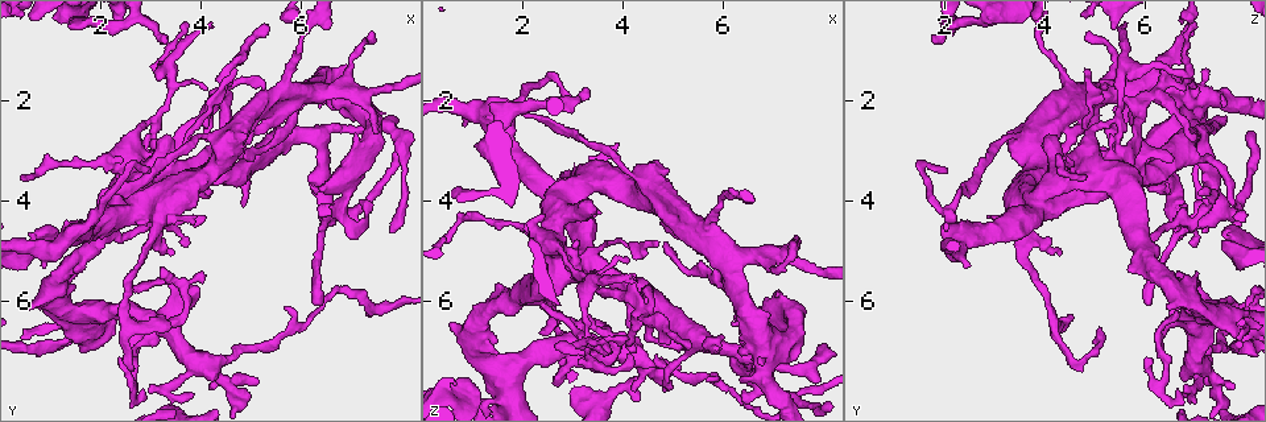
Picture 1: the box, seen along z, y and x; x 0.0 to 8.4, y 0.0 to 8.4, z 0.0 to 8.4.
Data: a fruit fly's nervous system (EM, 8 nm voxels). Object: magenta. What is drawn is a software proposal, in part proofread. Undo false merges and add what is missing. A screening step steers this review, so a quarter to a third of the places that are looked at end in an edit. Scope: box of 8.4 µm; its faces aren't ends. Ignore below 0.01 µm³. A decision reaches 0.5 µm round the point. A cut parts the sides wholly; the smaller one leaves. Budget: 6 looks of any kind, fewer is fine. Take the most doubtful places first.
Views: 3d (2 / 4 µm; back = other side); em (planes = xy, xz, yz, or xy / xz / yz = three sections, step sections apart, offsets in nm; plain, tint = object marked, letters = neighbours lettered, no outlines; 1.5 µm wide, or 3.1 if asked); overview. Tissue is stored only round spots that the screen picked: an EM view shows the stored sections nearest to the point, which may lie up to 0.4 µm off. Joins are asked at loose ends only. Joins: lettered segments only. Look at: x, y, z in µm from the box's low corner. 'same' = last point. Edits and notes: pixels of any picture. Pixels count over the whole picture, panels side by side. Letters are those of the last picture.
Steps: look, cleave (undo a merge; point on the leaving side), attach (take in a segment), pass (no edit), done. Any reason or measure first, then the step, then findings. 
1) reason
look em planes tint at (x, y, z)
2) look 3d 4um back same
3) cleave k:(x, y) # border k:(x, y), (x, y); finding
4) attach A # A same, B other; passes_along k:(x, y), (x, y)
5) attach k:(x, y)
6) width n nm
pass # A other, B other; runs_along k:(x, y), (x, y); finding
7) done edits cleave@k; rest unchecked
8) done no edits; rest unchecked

abrupt turn
look 3d 2um back at (2.55, 7.15, 4.80)

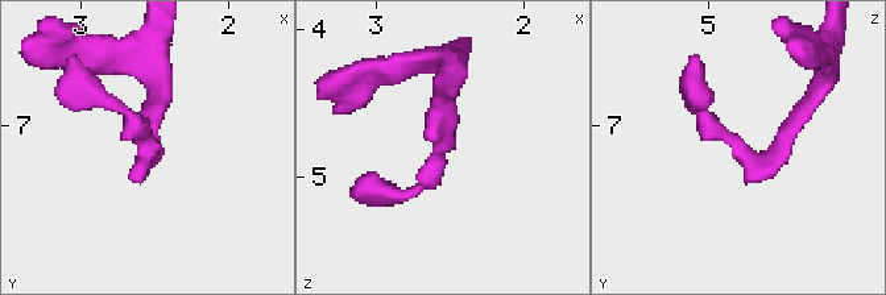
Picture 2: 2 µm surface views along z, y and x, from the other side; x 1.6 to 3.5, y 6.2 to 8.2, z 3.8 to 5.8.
arm_widths 160, 180 nm; need the tissue
look em xy step 8 tint at (2.52, 7.20, 4.78)

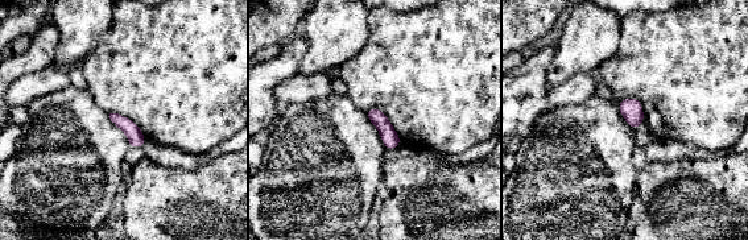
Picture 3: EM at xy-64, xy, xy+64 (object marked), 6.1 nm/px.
another direction
look em planes letters same

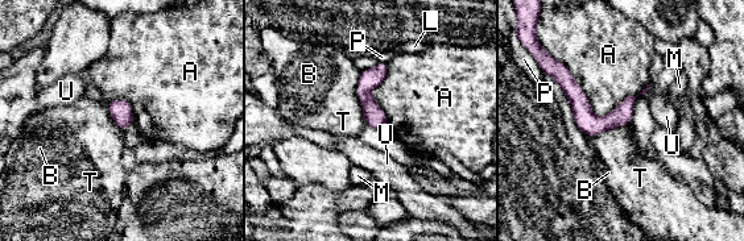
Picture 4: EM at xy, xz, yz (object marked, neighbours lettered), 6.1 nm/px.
pass # A other, B other, L other, M other, P other, T other, U other; border 4:(106, 106), (112, 120), (123, 131); continuous, no second cell

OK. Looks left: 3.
an open end
look 3d 2um back at (2.50, 6.45, 6.40)

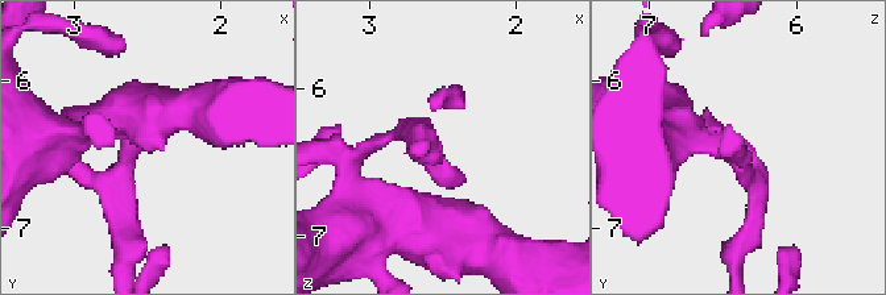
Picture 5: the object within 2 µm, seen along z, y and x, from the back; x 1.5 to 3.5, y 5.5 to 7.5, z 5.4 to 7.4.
shape alone is not enough
look em planes letters at (2.50, 6.44, 6.36)

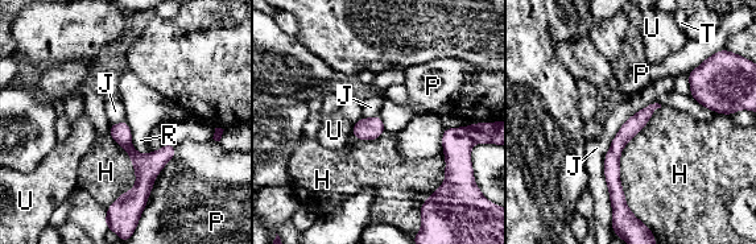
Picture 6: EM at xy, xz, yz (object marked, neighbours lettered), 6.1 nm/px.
longest_contact J 700 nm
pass # H other, J other, P other, R other, T other, U other; runs_along 6:(652, 107), (615, 149), (618, 198); no lettered segment goes on from it

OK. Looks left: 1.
done no edits; rest unchecked

